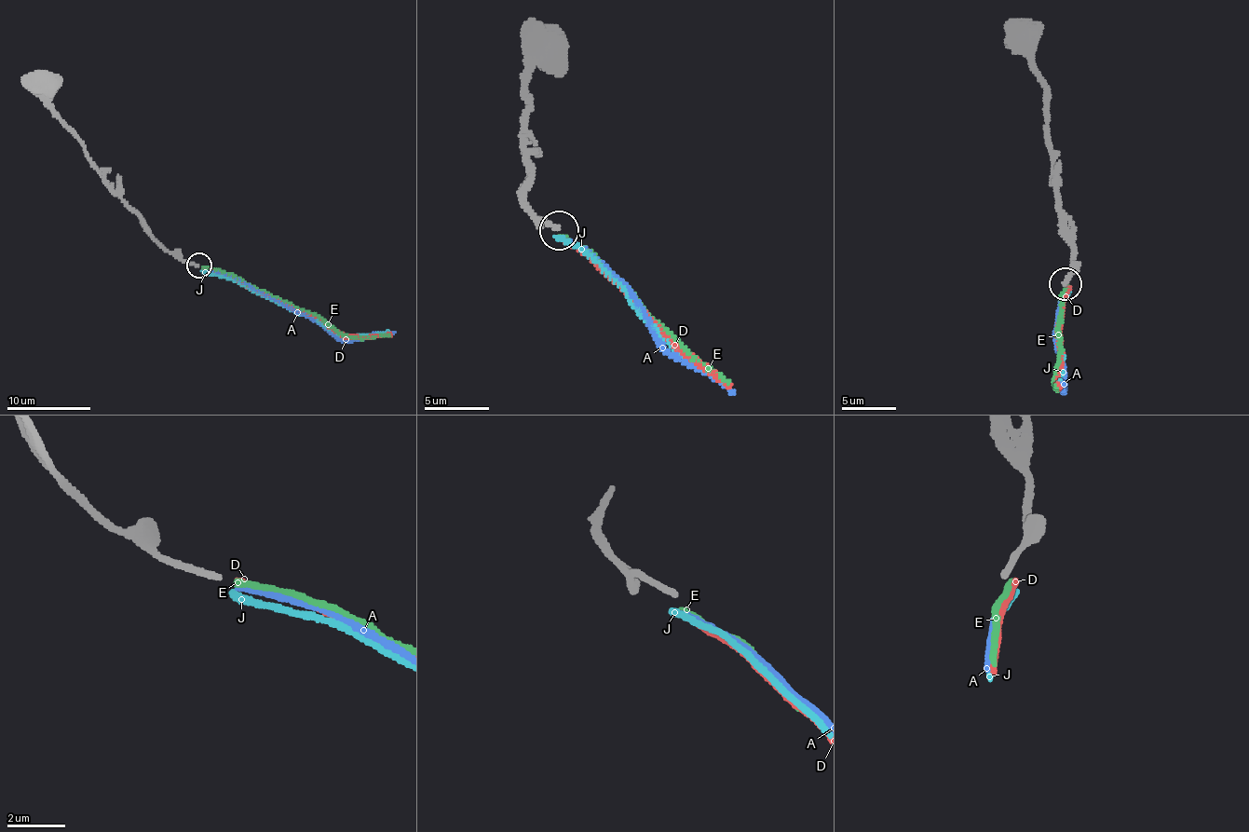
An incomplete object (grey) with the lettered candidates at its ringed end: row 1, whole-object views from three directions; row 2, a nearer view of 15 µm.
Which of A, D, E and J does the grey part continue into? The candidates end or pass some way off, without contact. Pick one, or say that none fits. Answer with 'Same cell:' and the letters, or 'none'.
Same cell: D

